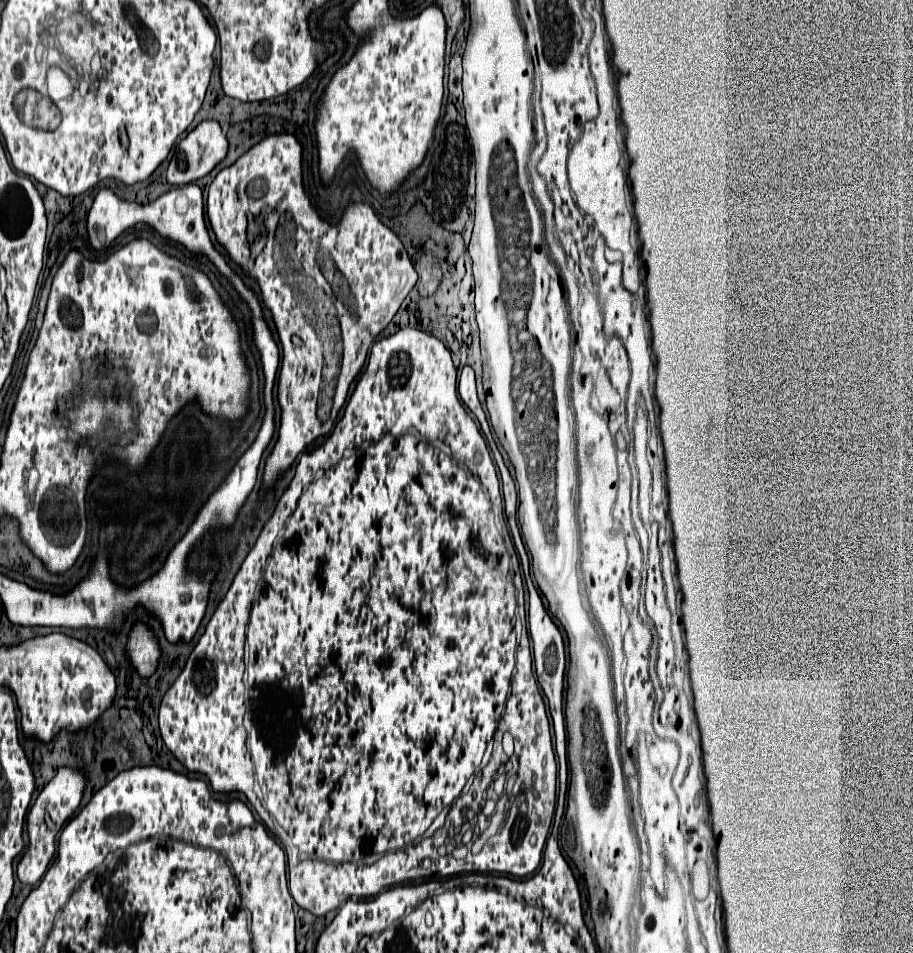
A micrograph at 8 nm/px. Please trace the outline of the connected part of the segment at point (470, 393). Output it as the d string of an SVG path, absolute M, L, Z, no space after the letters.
M465 366L461 370L461 378L459 378L459 396L461 400L465 402L465 406L475 414L475 418L479 420L481 424L481 430L483 434L491 434L491 428L487 424L487 418L485 418L485 412L481 408L481 402L477 398L477 388L475 388L475 372L471 366Z

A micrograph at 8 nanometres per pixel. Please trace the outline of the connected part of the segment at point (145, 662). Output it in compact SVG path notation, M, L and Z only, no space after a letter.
M133 624L125 644L125 656L141 678L151 678L155 674L161 660L161 644L147 624Z

